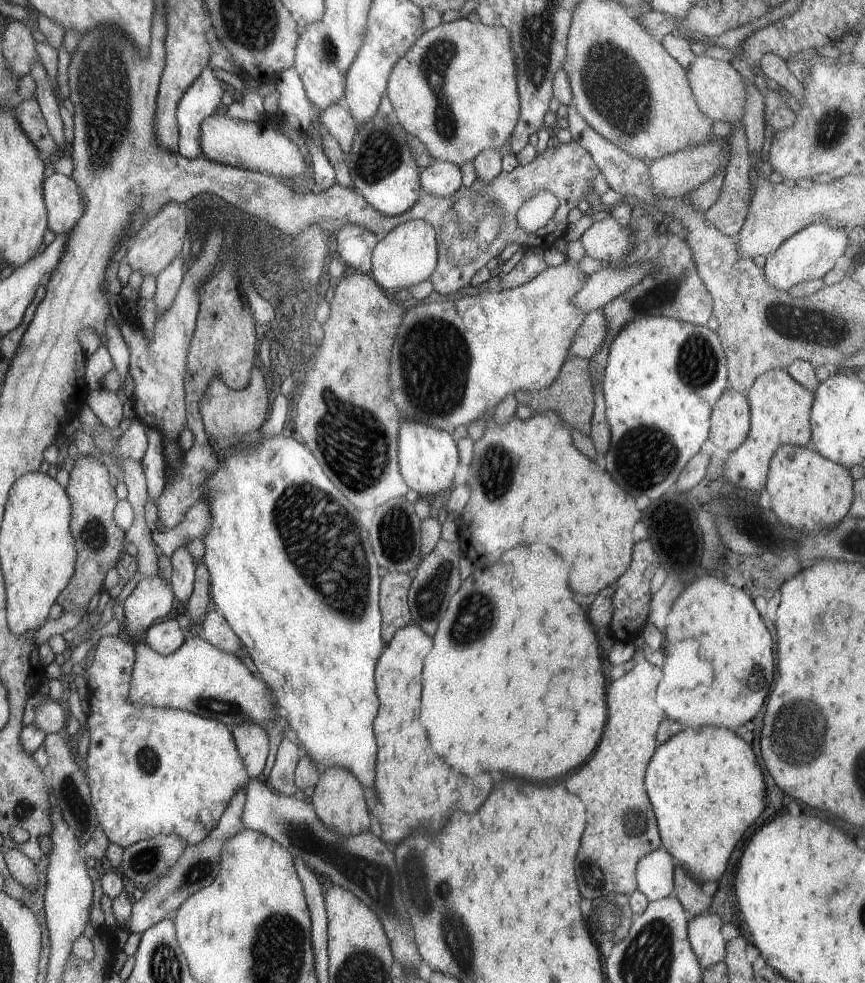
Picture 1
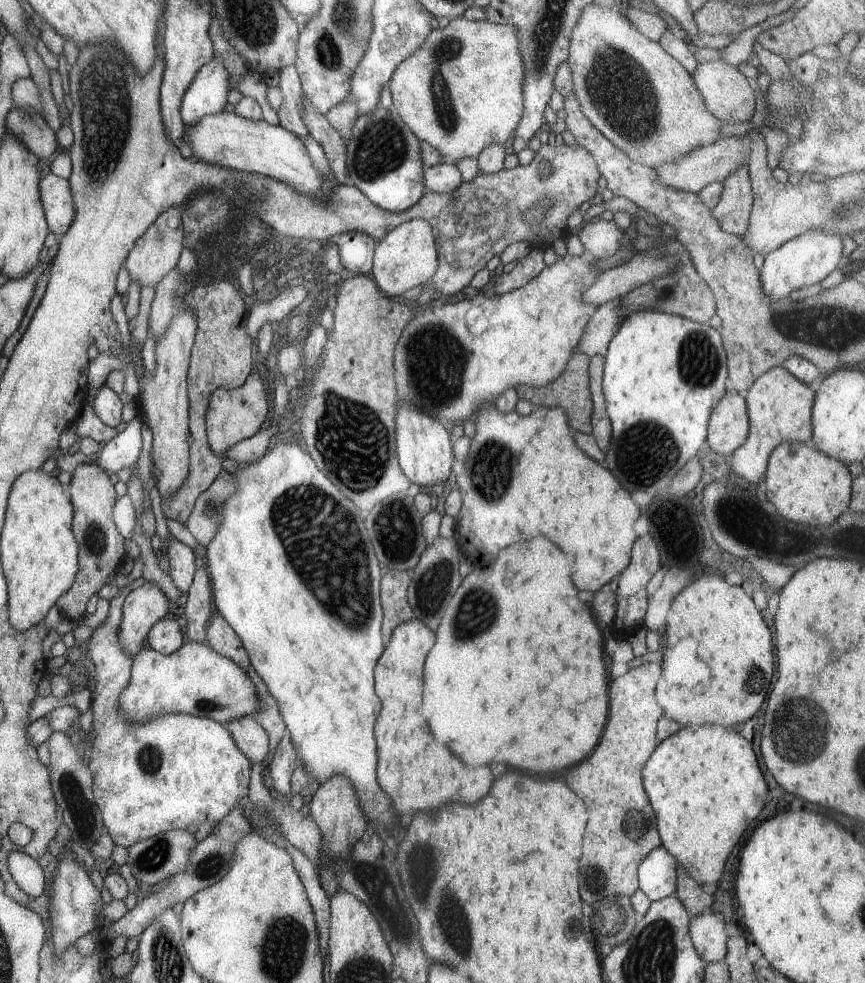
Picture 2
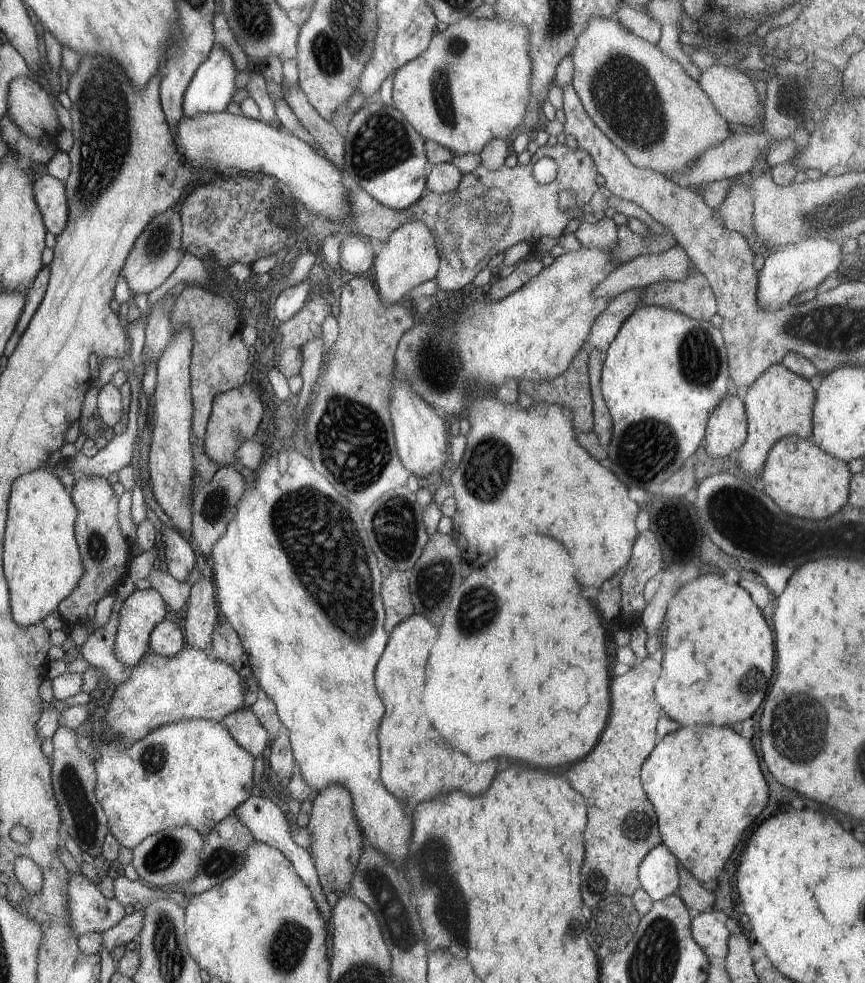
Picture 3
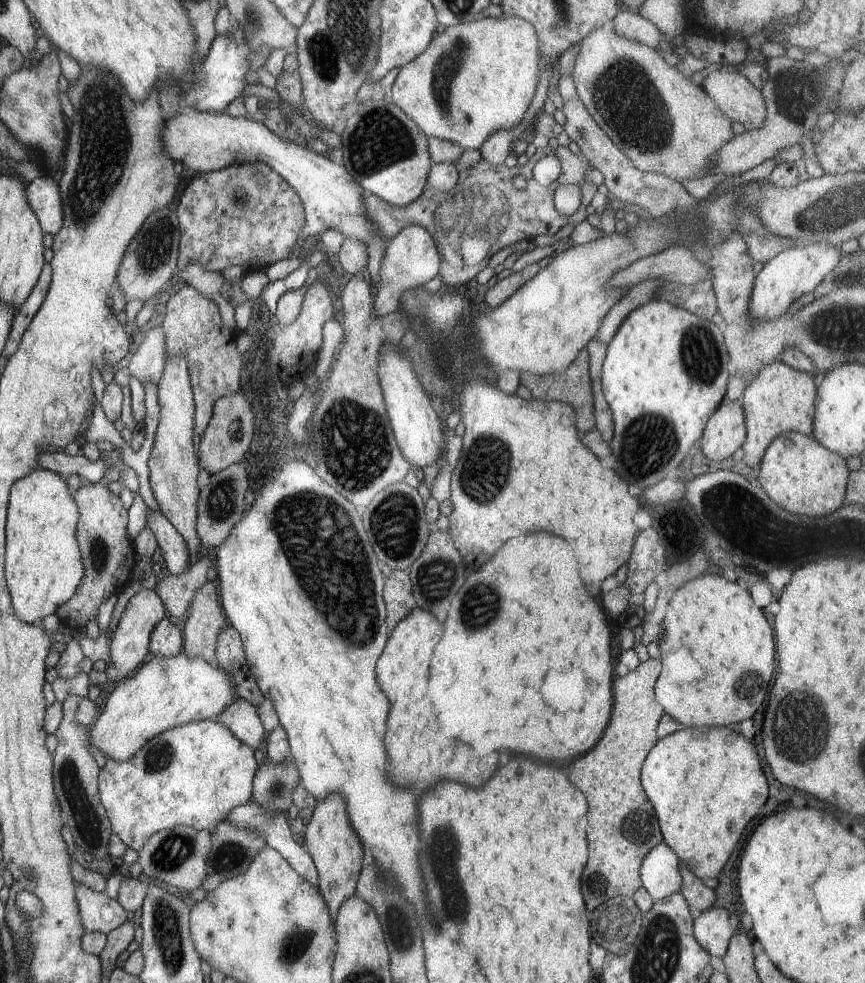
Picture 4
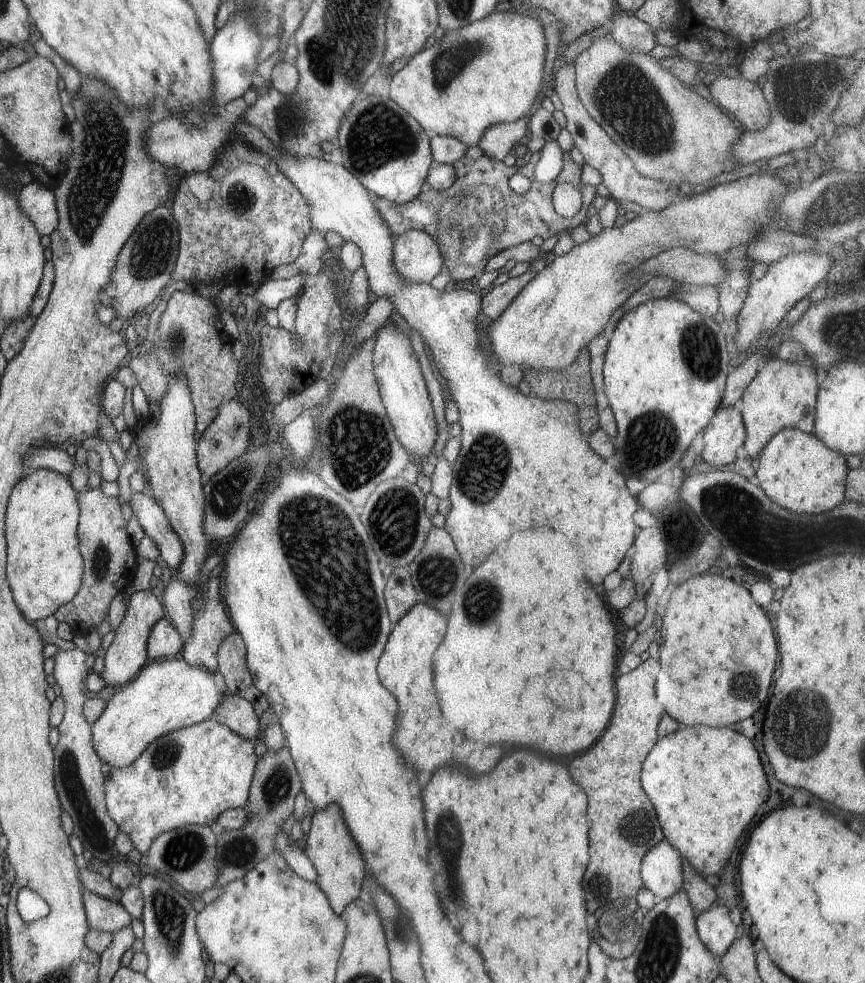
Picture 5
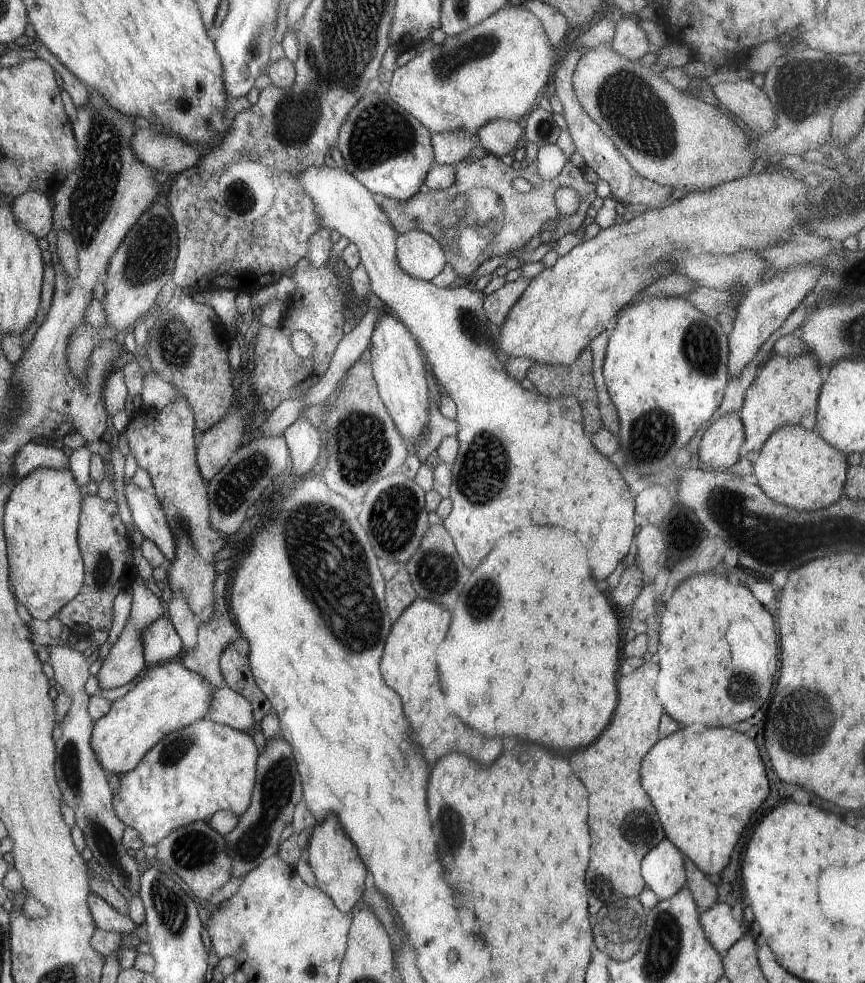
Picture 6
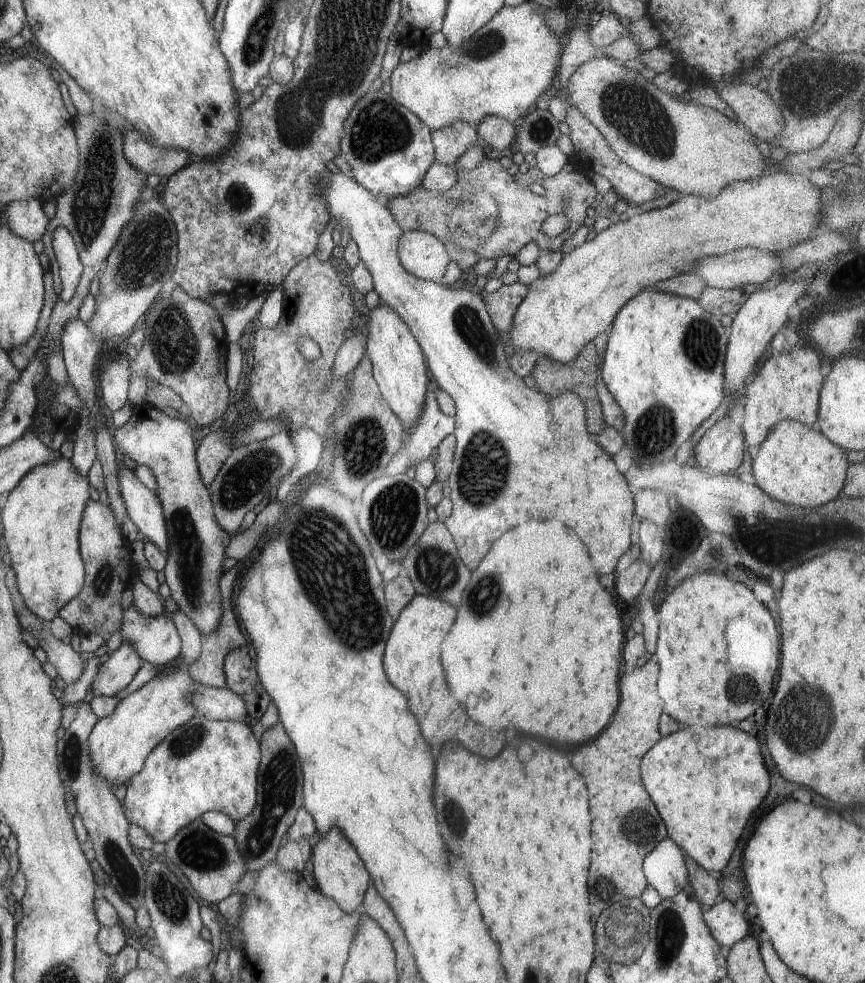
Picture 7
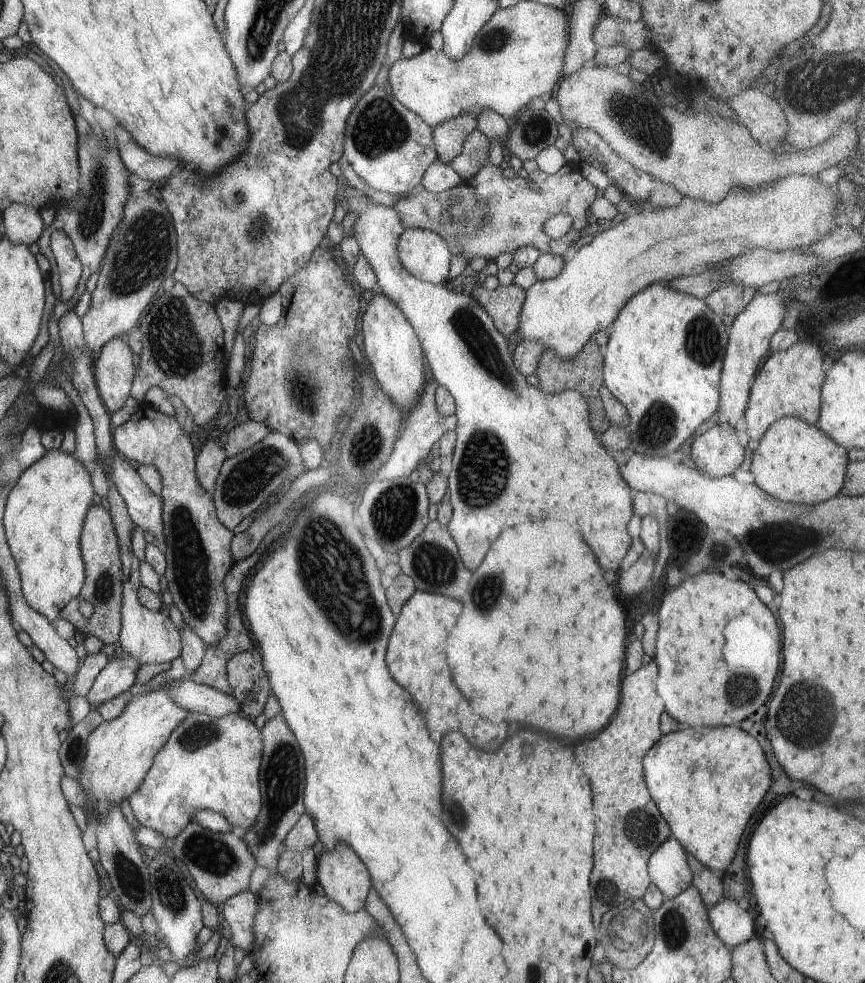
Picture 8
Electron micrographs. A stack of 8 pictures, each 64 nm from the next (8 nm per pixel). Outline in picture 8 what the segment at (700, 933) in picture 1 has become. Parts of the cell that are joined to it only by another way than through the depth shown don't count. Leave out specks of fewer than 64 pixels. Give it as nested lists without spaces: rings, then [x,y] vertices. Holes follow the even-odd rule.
[[[719,899],[707,914],[715,936],[730,950],[754,936],[754,918],[734,899]]]

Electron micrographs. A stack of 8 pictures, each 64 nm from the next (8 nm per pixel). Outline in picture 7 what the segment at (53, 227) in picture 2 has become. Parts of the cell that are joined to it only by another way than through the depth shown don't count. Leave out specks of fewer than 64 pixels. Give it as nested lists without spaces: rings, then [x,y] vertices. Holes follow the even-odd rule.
[[[35,198],[14,201],[3,207],[6,225],[15,236],[31,243],[41,238],[48,221],[42,210],[43,203]]]

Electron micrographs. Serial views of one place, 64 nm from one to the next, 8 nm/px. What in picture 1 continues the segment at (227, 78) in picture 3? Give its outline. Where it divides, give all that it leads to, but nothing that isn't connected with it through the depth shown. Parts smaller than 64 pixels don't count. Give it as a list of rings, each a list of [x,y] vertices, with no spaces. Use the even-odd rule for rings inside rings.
[[[205,67],[203,72],[197,76],[195,82],[183,92],[177,107],[175,108],[175,124],[177,124],[178,134],[178,155],[187,159],[197,158],[202,155],[199,148],[199,129],[201,121],[209,115],[213,115],[217,107],[221,106],[221,82],[219,82],[214,69]]]

